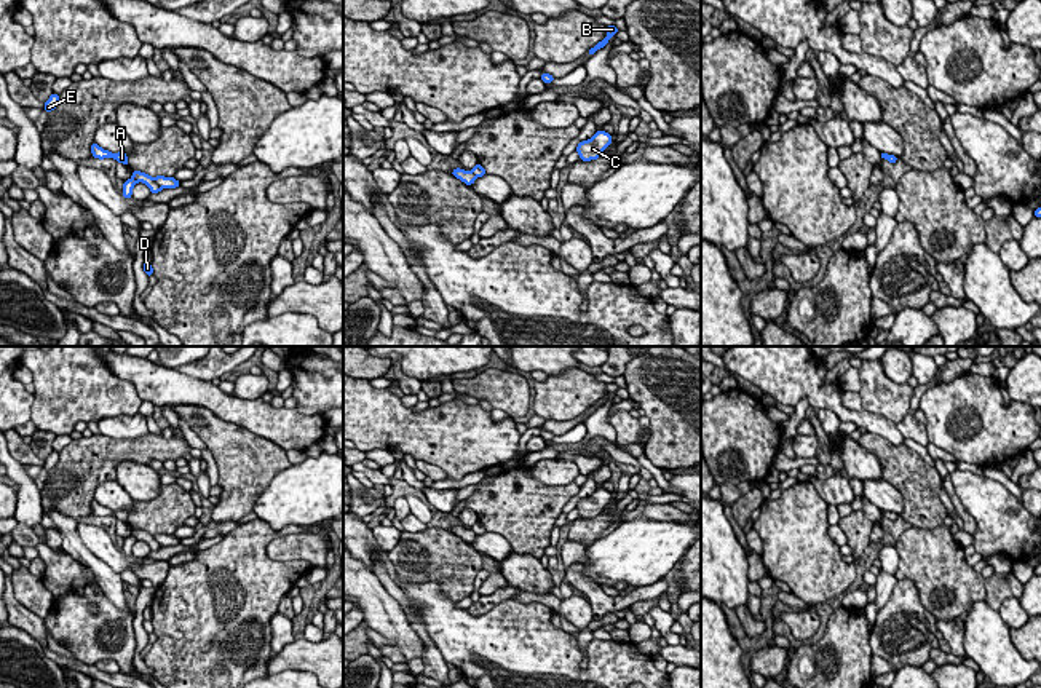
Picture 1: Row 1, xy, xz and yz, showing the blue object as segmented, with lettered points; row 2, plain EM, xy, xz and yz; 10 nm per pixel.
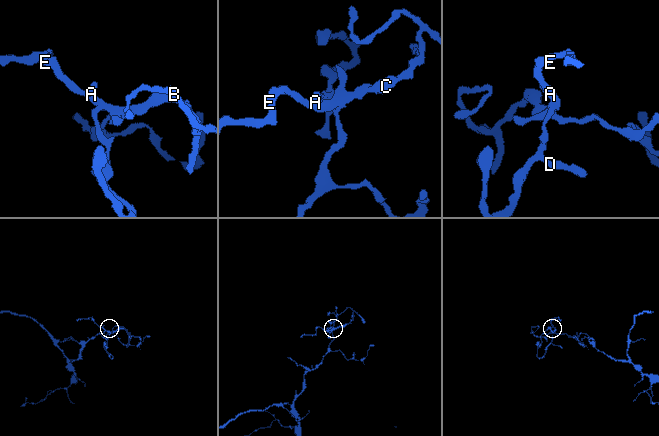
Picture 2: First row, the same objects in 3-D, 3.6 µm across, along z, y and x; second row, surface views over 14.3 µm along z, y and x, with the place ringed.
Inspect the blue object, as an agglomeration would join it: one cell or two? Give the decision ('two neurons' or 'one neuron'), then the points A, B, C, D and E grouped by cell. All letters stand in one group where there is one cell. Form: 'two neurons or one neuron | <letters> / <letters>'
two neurons | A / B C D E

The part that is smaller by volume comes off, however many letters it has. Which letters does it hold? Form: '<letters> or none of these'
B, C, D, E

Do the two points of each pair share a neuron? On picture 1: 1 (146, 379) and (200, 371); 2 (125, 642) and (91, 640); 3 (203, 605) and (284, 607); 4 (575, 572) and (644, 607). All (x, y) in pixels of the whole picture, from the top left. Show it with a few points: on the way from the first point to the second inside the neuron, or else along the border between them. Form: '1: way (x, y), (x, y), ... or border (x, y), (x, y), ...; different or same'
1: border (178, 371), (211, 382); different
2: way (117, 642), (99, 640); same
3: border (288, 593), (277, 610); different
4: border (658, 596), (649, 601), (636, 601), (628, 607); different

